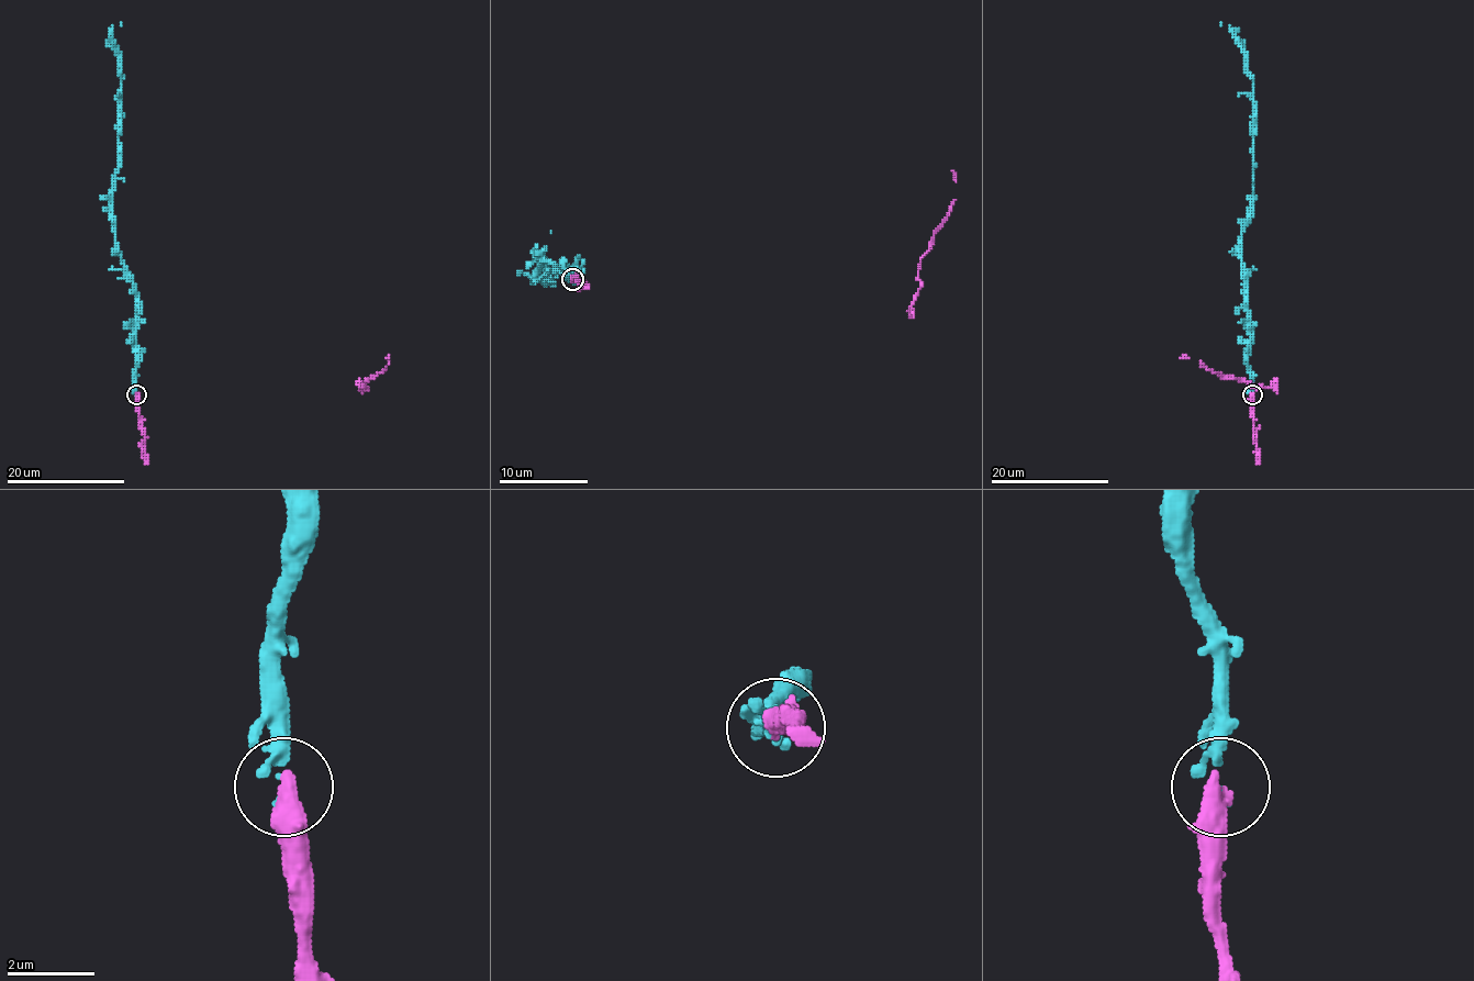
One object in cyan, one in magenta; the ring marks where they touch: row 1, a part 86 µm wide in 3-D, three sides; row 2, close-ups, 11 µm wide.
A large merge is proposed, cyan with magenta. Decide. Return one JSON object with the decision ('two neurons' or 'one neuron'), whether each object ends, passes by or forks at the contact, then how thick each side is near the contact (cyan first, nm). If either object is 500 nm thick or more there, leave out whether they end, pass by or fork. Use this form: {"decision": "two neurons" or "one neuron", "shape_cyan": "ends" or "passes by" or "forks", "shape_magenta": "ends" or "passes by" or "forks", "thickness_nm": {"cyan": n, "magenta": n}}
{"decision": "one neuron", "thickness_nm": {"cyan": 140, "magenta": 500}}

